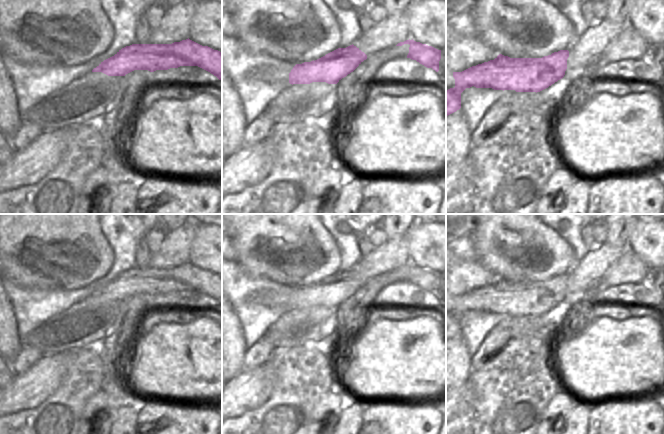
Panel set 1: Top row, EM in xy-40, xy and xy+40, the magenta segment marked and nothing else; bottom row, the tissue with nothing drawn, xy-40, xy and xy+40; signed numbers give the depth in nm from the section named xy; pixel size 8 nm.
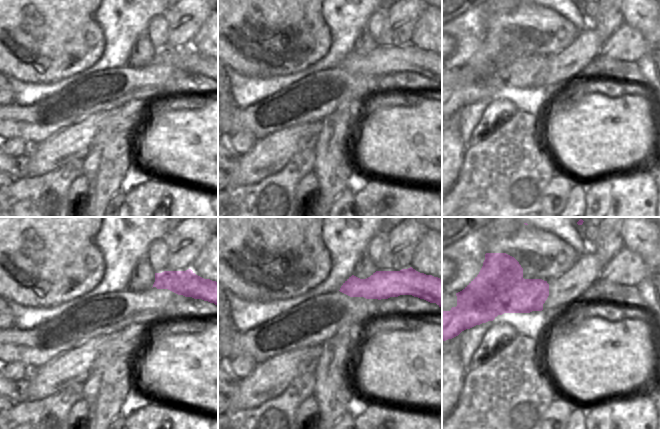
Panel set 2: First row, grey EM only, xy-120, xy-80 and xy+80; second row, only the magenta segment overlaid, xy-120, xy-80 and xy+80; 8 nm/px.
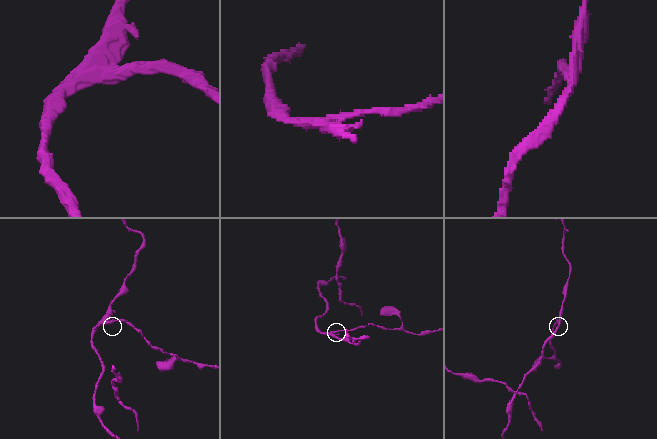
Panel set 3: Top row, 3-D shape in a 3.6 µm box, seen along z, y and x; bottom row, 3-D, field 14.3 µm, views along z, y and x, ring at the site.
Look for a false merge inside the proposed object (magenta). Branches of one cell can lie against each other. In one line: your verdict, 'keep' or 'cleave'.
cleave

